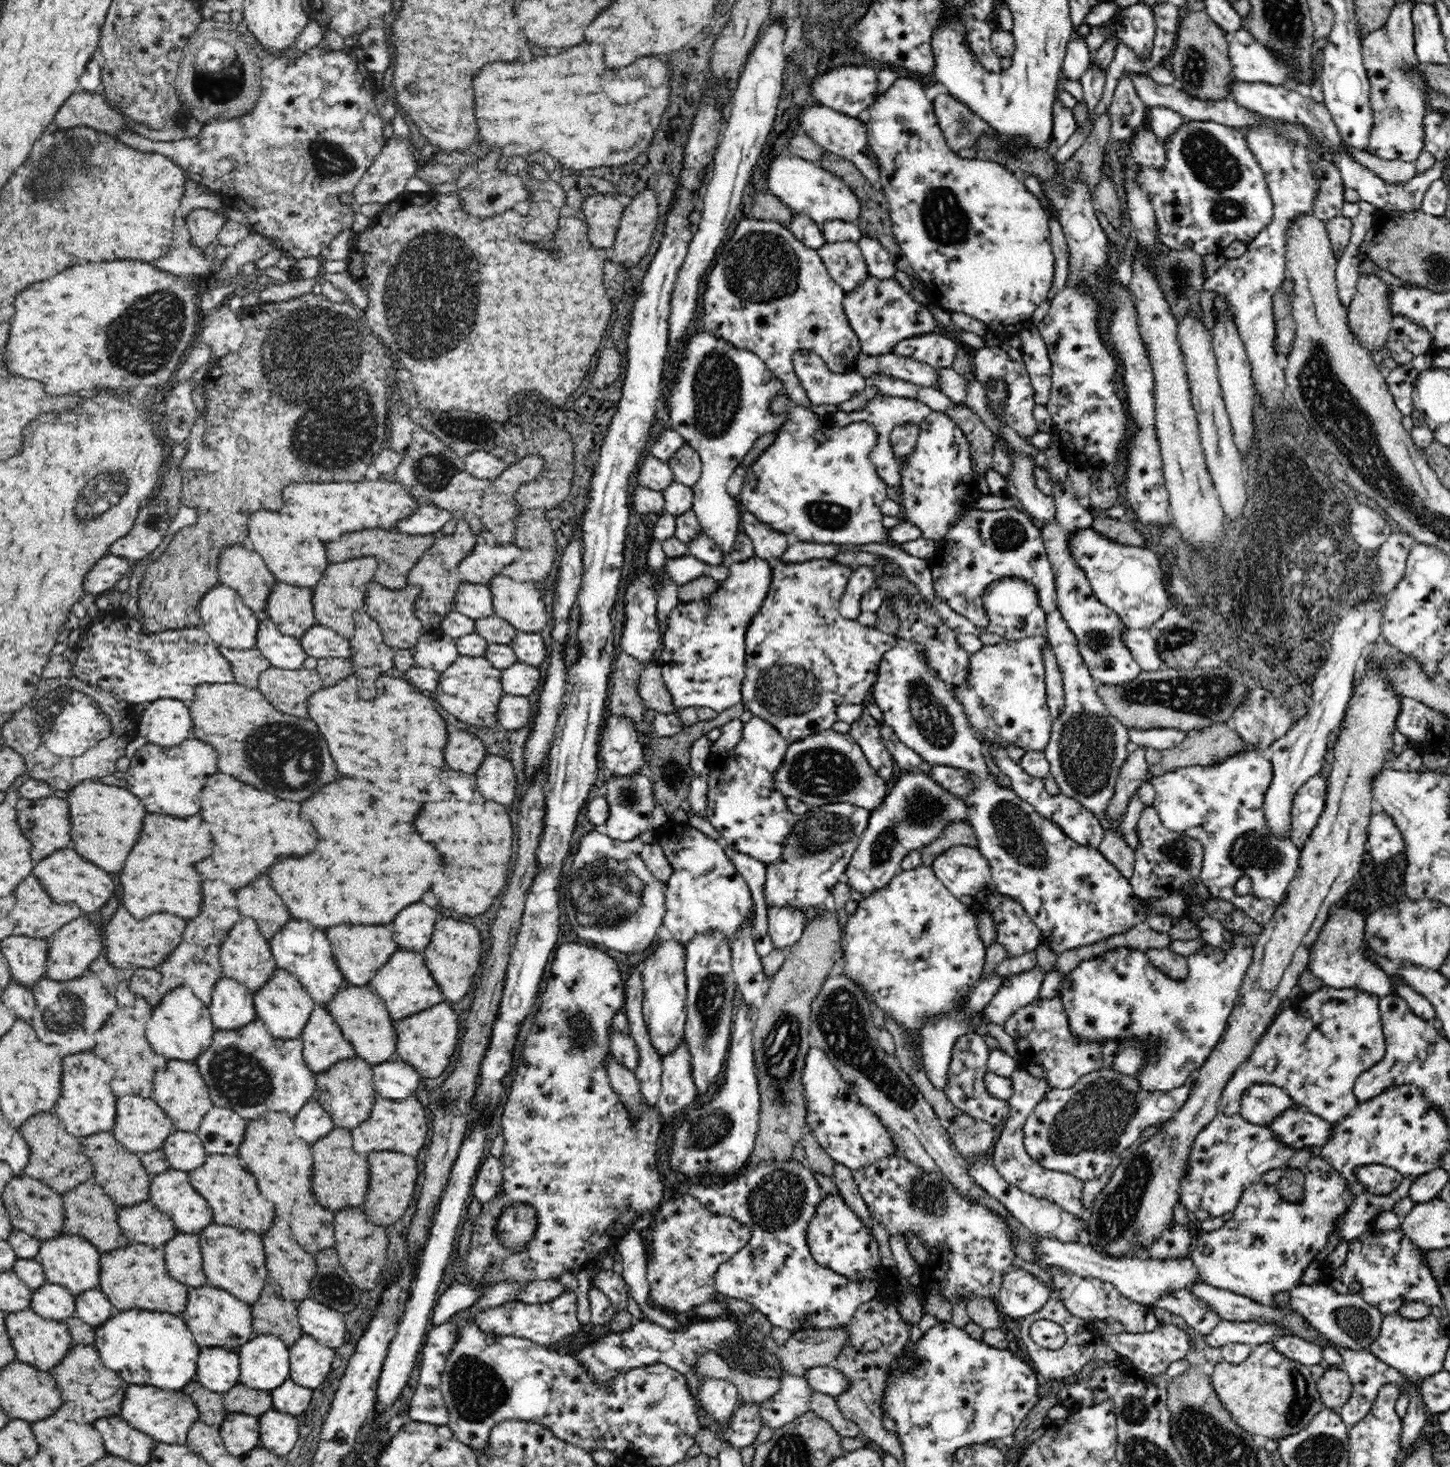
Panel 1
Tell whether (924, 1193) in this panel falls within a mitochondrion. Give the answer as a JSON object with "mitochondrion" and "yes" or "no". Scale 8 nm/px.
{"mitochondrion":"yes"}

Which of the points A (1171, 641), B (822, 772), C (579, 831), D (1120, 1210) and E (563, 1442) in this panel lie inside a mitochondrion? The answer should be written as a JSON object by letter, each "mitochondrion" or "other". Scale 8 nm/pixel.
{"A":"mitochondrion","B":"mitochondrion","C":"other","D":"mitochondrion","E":"other"}

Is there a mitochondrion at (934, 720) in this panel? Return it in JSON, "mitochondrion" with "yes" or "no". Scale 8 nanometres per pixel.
{"mitochondrion":"yes"}

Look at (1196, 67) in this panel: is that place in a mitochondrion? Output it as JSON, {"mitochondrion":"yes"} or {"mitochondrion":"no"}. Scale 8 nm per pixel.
{"mitochondrion":"yes"}

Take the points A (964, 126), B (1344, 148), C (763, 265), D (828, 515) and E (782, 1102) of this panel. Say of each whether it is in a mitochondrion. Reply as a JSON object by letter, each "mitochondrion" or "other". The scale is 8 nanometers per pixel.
{"A":"mitochondrion","B":"other","C":"mitochondrion","D":"mitochondrion","E":"mitochondrion"}

